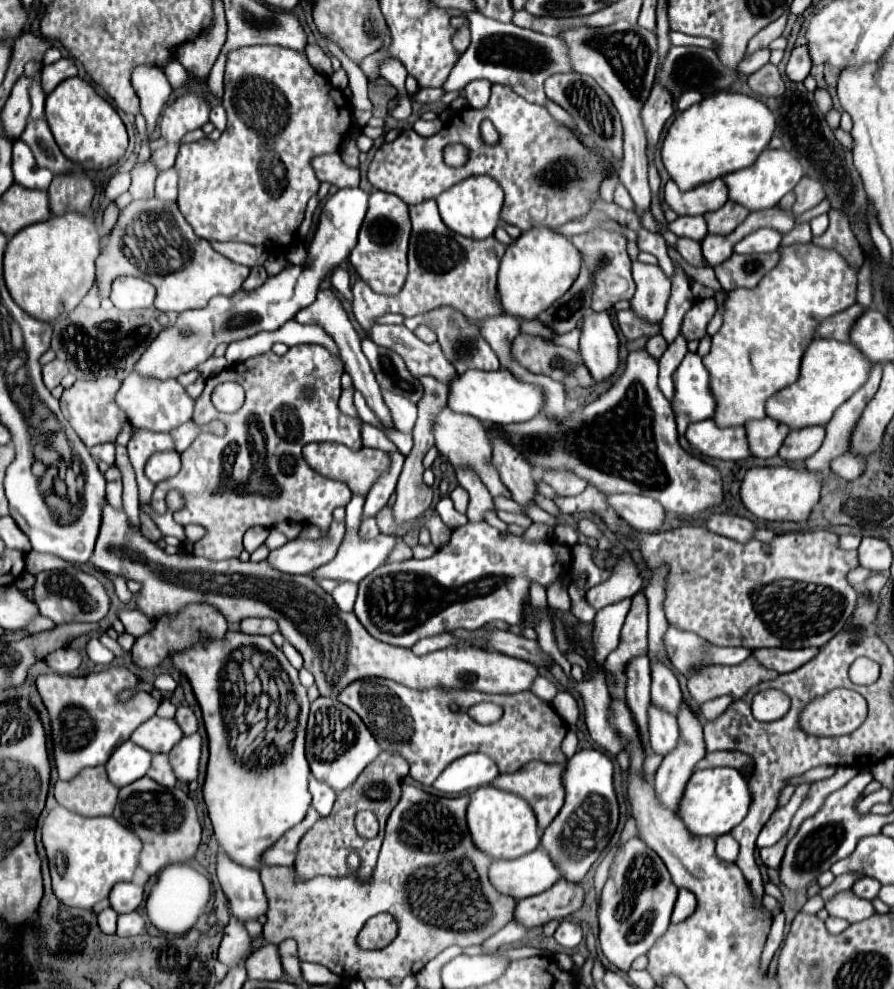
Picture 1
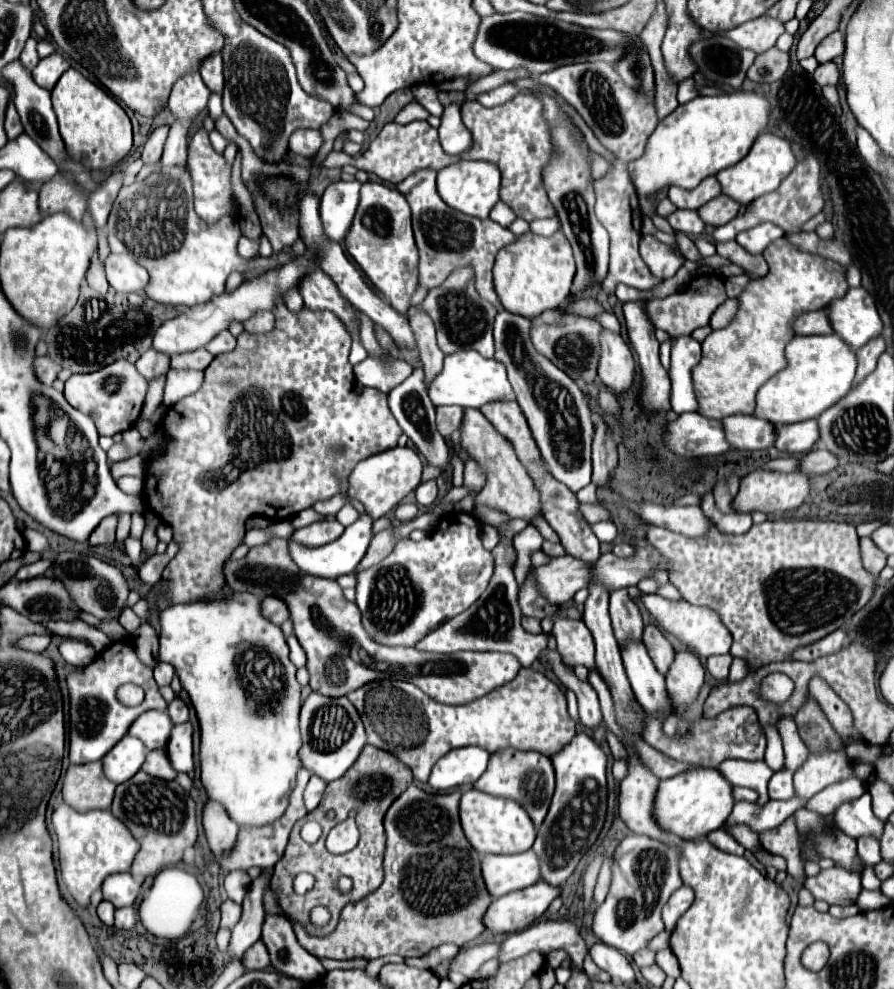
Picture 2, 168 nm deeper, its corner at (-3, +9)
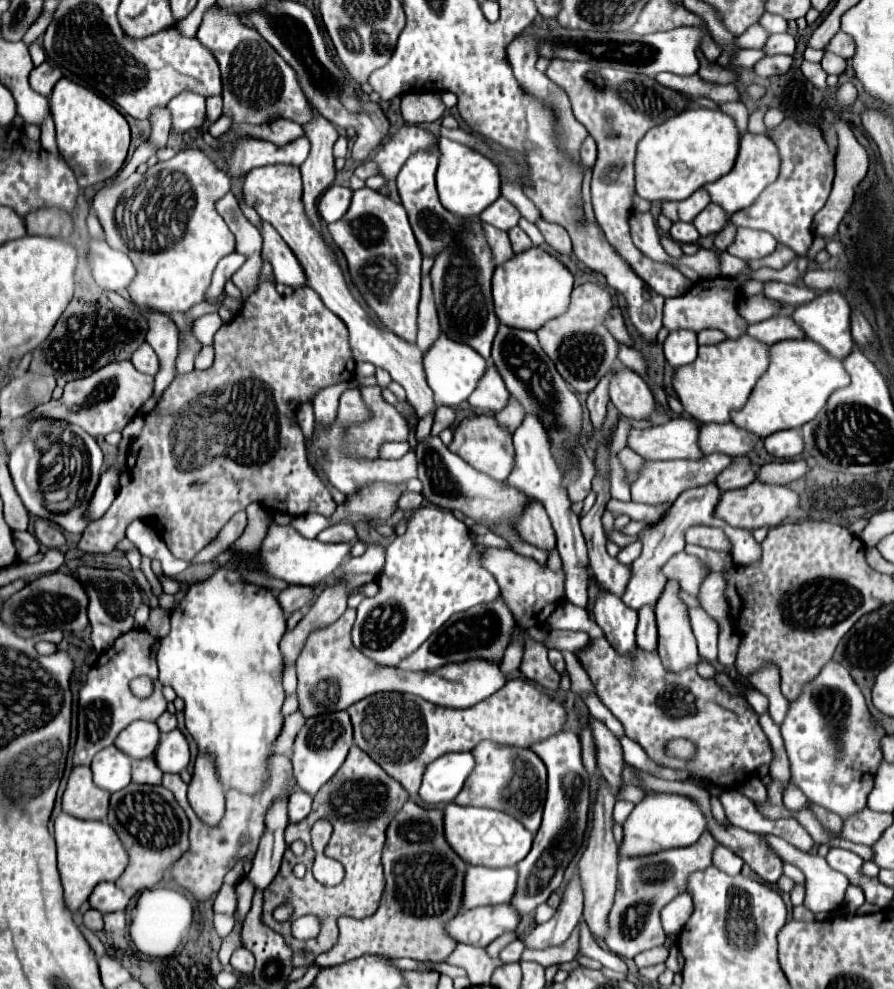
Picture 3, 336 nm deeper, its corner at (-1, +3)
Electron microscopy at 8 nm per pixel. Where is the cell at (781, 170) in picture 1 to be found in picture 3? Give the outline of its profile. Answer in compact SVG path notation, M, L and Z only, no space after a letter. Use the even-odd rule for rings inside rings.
M742 133L740 135L740 149L738 149L738 157L734 163L734 169L720 177L714 183L708 183L704 189L710 193L710 199L720 205L728 215L746 209L754 203L754 199L762 193L764 187L768 187L770 183L776 181L780 171L780 155L778 155L778 147L766 137L766 135L754 135L754 133Z

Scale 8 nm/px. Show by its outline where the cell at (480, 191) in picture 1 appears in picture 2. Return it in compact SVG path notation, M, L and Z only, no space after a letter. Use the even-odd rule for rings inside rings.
M460 161L438 173L438 193L446 205L466 215L488 219L500 191L500 171L488 161Z

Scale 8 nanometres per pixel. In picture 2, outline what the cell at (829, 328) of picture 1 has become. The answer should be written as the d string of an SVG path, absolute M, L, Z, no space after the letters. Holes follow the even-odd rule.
M826 309L800 315L794 323L794 331L796 331L796 335L830 335L830 333L834 333Z

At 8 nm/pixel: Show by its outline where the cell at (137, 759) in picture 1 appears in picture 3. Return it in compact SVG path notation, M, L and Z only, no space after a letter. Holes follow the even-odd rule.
M114 745L98 751L90 767L92 767L94 783L100 789L106 789L108 793L116 793L130 783L132 759L124 755L120 749L116 749Z

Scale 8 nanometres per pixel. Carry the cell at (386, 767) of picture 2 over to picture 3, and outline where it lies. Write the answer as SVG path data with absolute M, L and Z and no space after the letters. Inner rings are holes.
M352 745L346 761L342 763L342 769L338 769L338 773L326 785L322 785L322 789L314 795L310 815L304 821L290 823L286 827L286 853L284 853L282 867L278 871L278 875L264 889L262 923L266 923L272 931L280 933L284 937L284 941L290 945L294 967L312 967L314 959L320 953L326 953L334 947L334 943L338 941L336 919L340 915L354 917L354 919L364 919L364 917L370 917L378 909L378 903L380 903L380 897L382 897L382 891L384 891L384 873L382 873L380 855L382 855L382 847L384 847L384 841L386 841L386 827L394 819L398 809L402 809L402 805L406 801L408 801L408 793L402 789L402 785L398 785L398 781L394 781L382 767L378 767L362 749ZM318 819L328 819L334 827L332 839L326 845L324 853L328 857L334 857L336 861L340 861L344 865L344 879L334 887L324 887L312 875L314 849L312 849L312 843L310 843L310 827ZM296 839L304 841L304 845L306 845L306 851L300 857L296 857L290 851L290 845ZM298 861L302 861L306 865L306 875L302 879L296 879L294 873L292 873L292 867ZM282 903L292 905L292 909L294 909L292 919L298 919L302 915L318 917L320 919L318 937L314 937L310 941L294 939L292 933L290 933L290 921L292 919L276 921L272 917L274 909ZM304 949L308 951L308 955L302 953Z

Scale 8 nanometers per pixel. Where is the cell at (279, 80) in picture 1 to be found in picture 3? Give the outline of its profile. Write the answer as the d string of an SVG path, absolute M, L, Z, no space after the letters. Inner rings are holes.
M208 9L202 25L198 29L198 41L214 53L220 71L222 71L222 99L224 109L232 113L234 123L270 123L272 119L284 117L292 119L300 125L310 121L310 107L300 91L294 69L282 61L282 57L274 51L272 45L266 45L262 35L256 29L246 27L238 17L226 15L224 11Z

